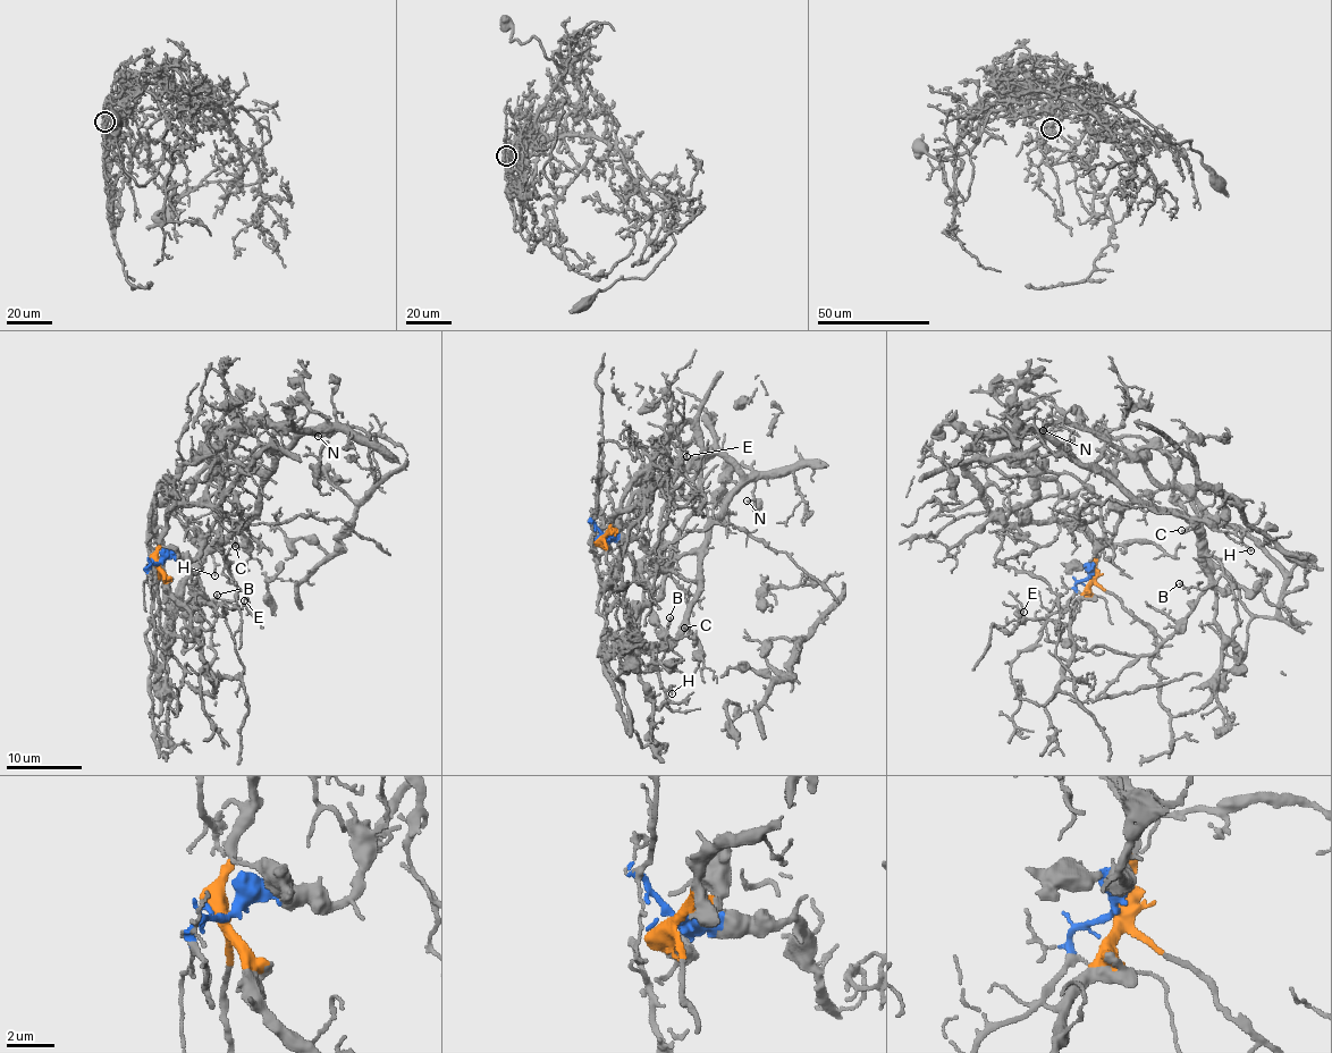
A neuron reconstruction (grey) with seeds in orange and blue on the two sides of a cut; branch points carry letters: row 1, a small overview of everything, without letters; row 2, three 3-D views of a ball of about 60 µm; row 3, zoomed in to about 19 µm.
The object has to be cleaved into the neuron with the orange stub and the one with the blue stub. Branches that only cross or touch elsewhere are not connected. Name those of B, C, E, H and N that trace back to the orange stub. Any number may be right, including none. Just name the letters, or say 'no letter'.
E

